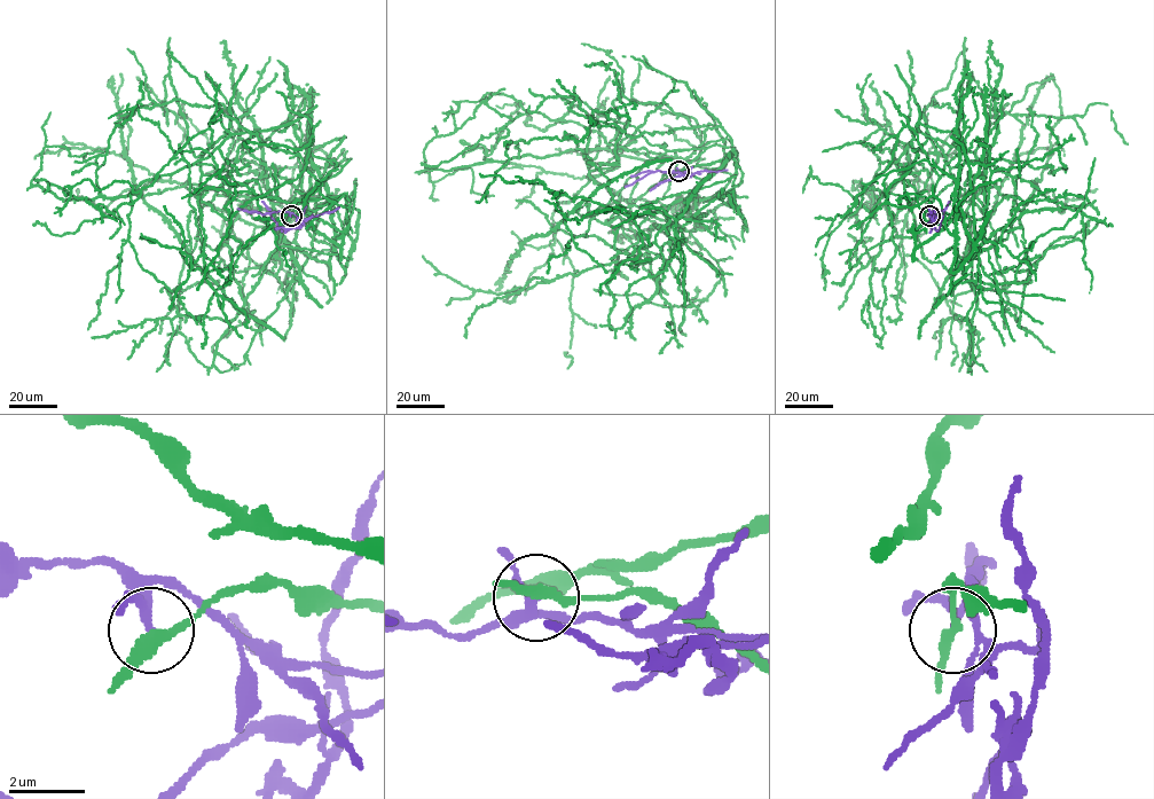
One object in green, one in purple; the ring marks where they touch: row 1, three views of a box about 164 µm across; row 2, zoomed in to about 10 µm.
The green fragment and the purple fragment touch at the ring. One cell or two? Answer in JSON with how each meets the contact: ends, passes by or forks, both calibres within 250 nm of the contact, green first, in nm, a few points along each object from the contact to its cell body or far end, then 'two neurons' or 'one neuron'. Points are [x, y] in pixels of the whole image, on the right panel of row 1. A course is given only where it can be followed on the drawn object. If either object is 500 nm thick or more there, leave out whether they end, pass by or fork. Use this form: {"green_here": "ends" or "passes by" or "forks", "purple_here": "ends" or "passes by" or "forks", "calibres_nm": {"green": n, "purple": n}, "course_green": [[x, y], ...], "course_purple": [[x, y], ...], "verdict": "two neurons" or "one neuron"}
{"green_here": "passes by", "purple_here": "passes by", "calibres_nm": {"green": 240, "purple": 170}, "course_green": [[929, 217], [918, 195], [911, 230], [962, 147], [919, 132], [929, 198], [899, 179], [861, 206], [878, 224]], "course_purple": [[929, 217], [931, 213], [933, 227], [937, 230], [949, 201]], "verdict": "two neurons"}

